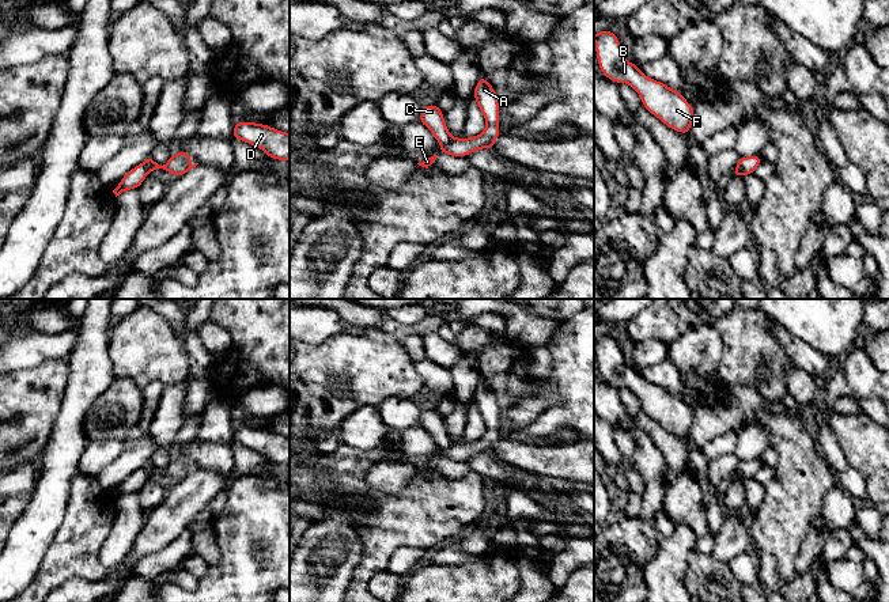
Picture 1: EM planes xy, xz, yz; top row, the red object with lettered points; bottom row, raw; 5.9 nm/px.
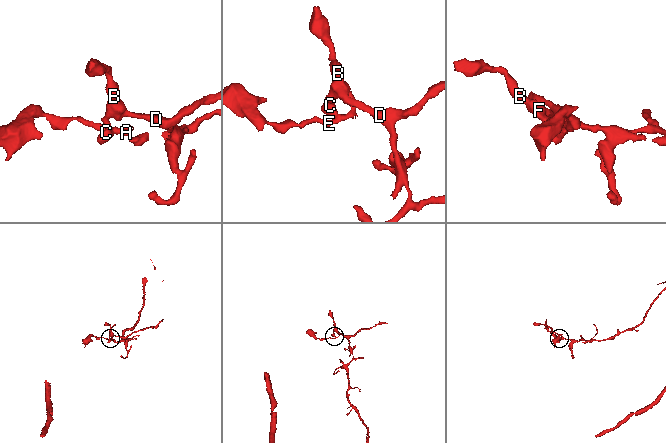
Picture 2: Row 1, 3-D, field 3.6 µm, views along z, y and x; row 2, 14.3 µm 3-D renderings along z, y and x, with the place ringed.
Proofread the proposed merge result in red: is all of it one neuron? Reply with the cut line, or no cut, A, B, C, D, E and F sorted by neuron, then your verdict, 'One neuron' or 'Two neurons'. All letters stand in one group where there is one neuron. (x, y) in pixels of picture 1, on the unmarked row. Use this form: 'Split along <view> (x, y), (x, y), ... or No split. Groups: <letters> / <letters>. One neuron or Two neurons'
Split along xz (453, 440), (441, 453). Groups: A E / B C D F. Two neurons

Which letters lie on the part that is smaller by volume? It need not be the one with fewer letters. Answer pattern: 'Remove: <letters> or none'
Remove: A, E

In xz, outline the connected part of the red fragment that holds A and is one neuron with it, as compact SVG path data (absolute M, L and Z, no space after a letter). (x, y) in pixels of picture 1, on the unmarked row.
M481 380L473 394L478 413L484 419L487 432L474 442L457 443L453 440L449 450L442 451L439 458L450 461L468 461L481 453L492 454L500 439L499 432L499 405L496 395L489 386Z

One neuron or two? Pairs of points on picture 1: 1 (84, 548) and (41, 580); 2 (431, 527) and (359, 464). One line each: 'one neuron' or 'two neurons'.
1: one neuron
2: one neuron

